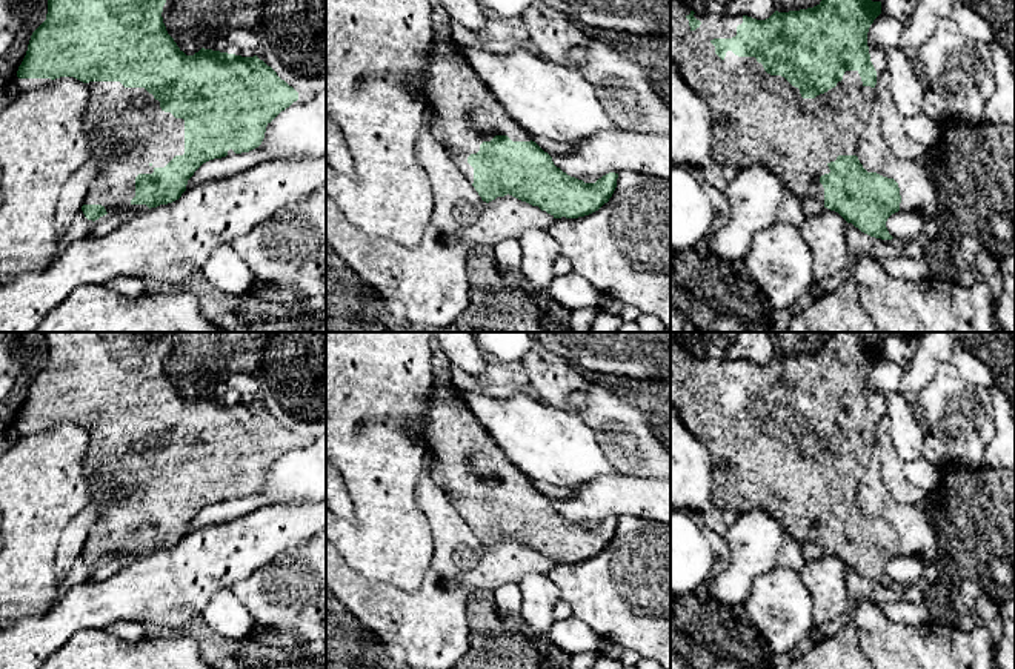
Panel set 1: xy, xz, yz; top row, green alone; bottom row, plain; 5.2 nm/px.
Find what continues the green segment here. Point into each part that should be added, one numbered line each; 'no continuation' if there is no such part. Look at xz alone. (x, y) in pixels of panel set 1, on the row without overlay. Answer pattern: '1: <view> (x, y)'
1: xz (463, 457)

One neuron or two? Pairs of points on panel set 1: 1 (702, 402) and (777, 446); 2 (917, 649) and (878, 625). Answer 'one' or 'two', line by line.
1: one
2: one

